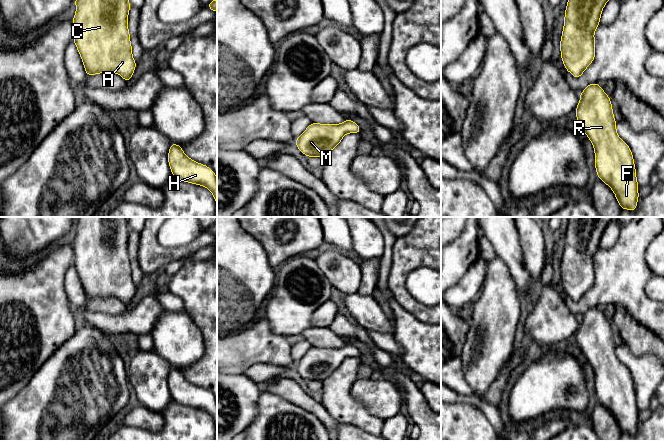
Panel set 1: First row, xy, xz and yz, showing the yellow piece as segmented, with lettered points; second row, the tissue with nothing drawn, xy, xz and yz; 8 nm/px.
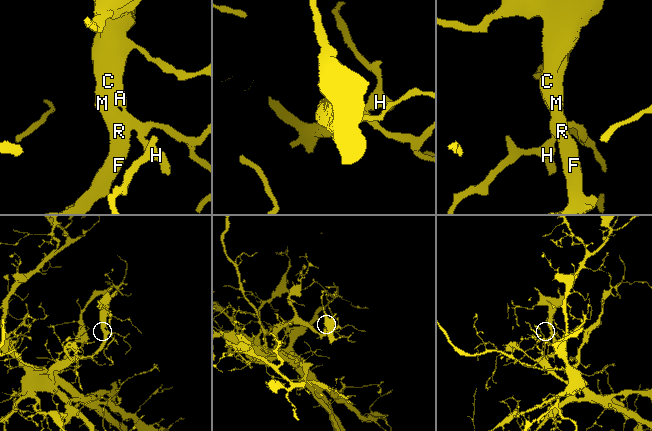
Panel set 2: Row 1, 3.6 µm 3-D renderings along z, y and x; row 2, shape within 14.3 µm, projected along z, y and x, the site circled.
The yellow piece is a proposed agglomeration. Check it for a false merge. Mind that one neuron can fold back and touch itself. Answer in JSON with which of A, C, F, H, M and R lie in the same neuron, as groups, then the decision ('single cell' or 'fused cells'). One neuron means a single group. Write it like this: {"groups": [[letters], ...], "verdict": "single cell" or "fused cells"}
{"groups": [["A", "C", "F", "M", "R"], ["H"]], "verdict": "fused cells"}

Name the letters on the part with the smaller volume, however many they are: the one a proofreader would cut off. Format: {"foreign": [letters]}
{"foreign": ["H"]}

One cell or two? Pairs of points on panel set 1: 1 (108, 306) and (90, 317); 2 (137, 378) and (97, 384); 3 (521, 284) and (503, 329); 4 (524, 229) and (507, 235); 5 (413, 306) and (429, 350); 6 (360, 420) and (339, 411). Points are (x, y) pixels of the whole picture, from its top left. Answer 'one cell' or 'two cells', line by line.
1: two cells
2: two cells
3: two cells
4: two cells
5: two cells
6: one cell

